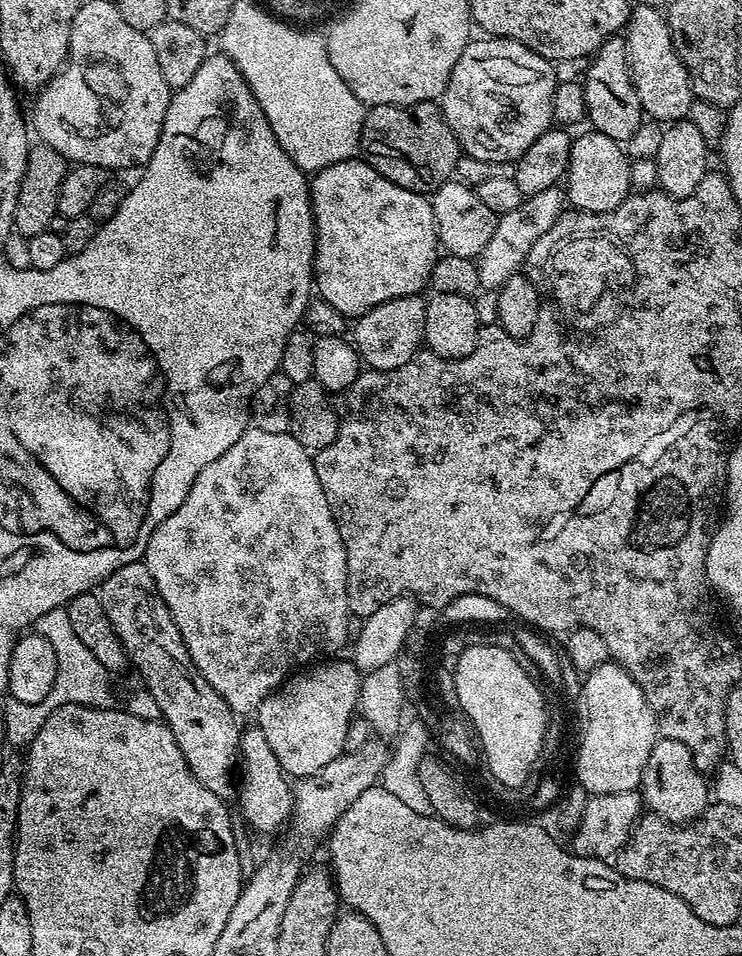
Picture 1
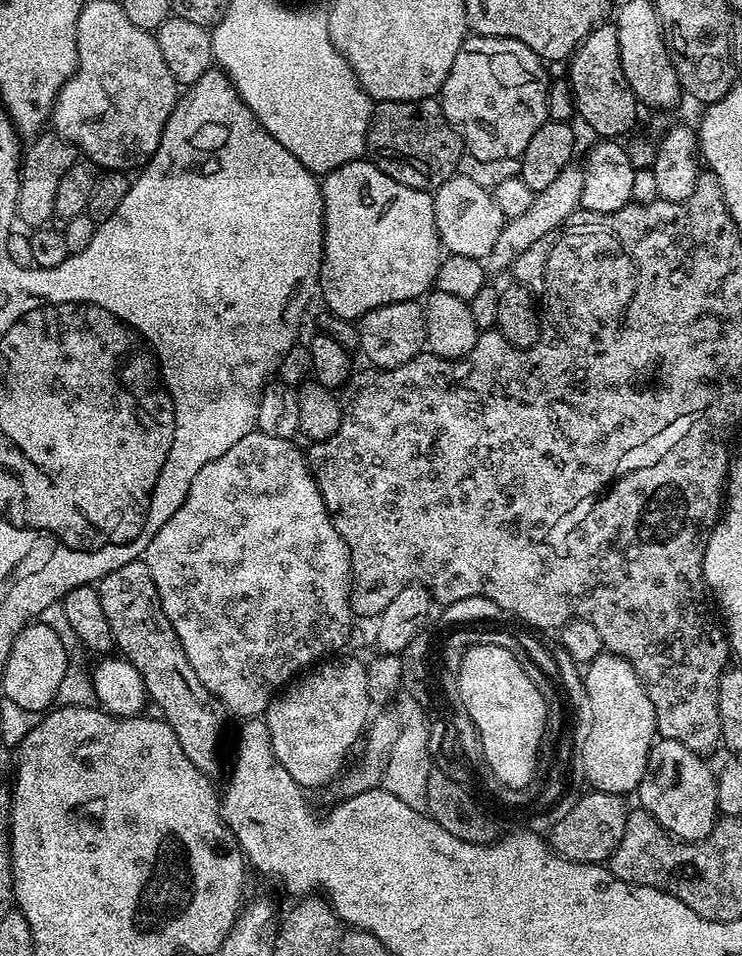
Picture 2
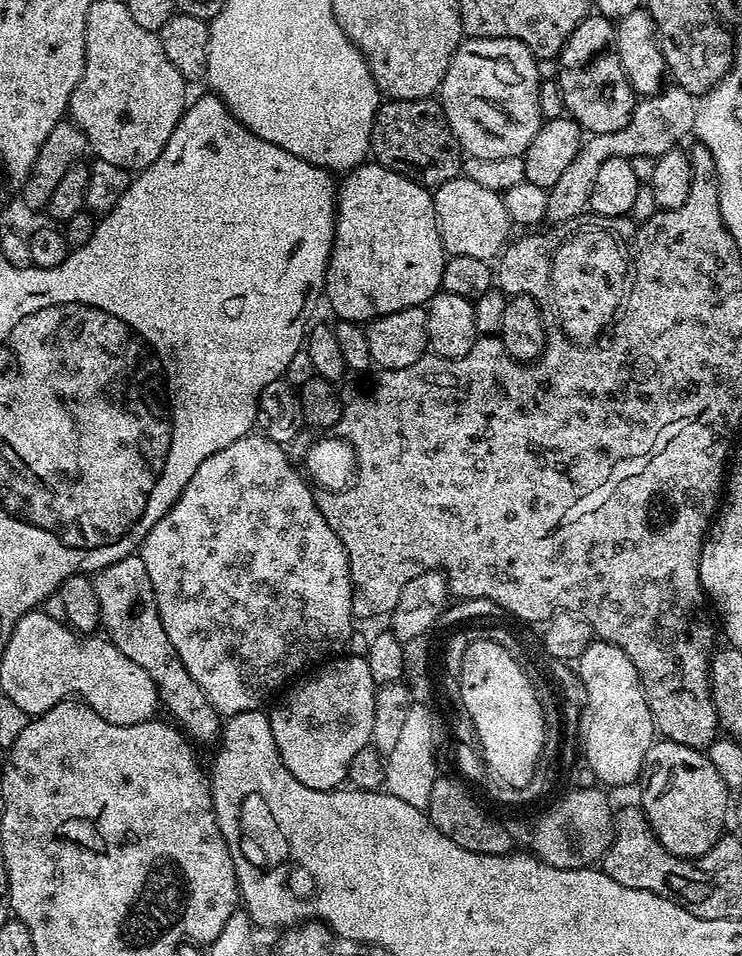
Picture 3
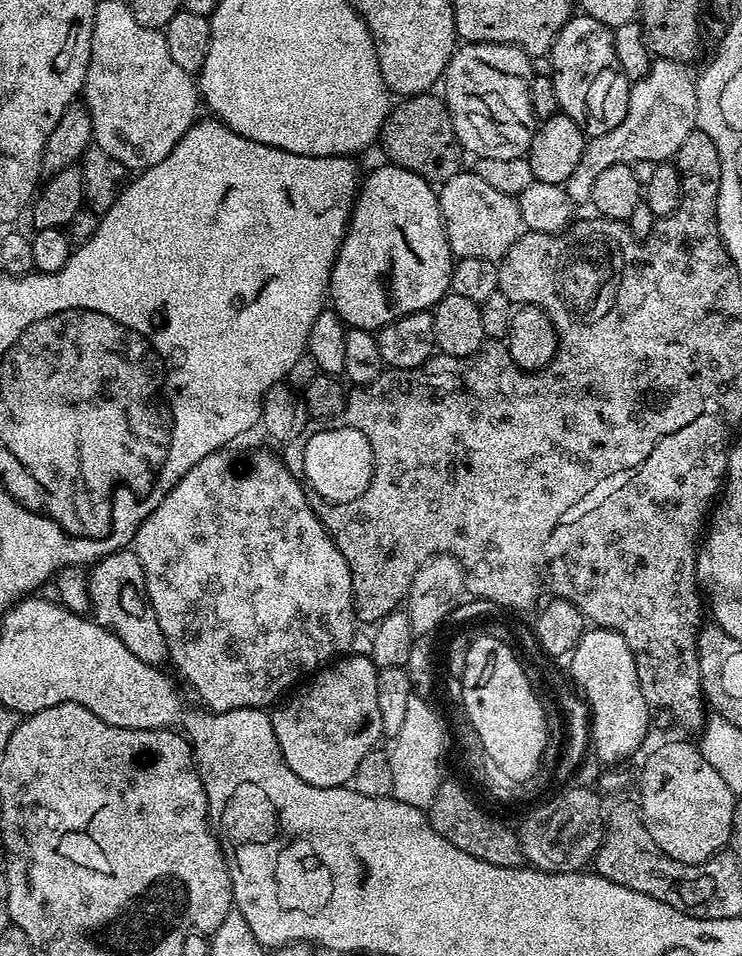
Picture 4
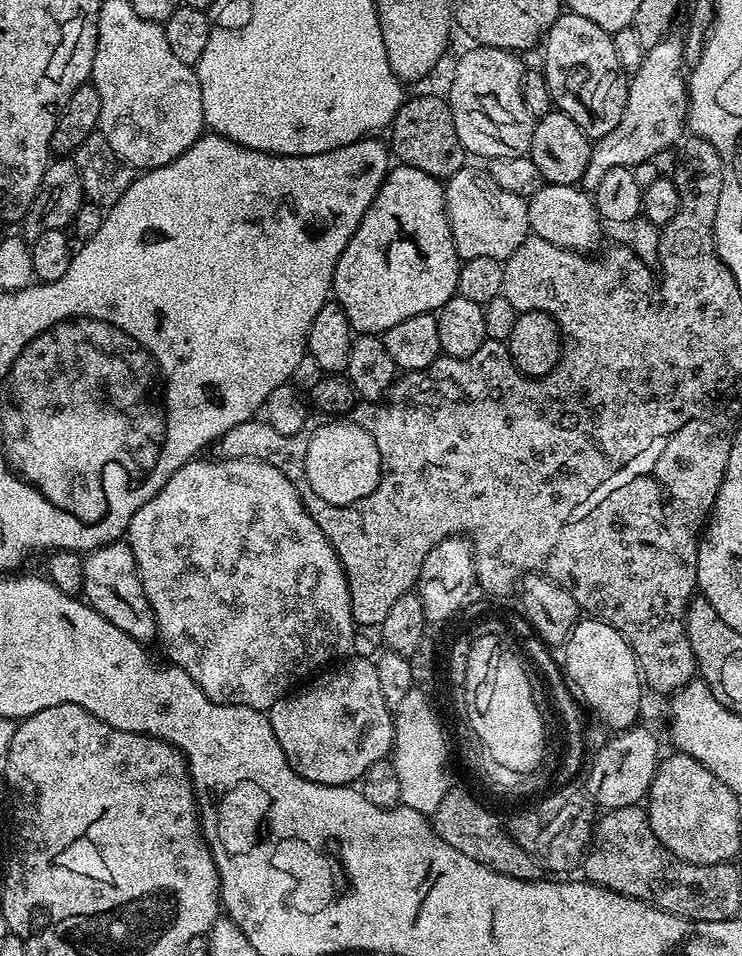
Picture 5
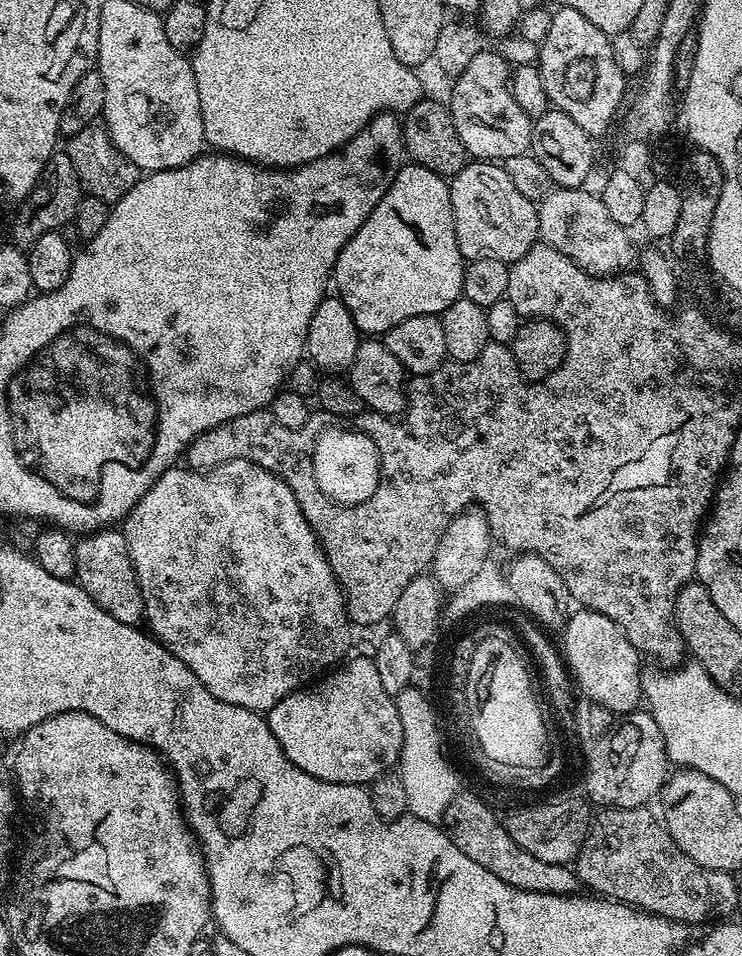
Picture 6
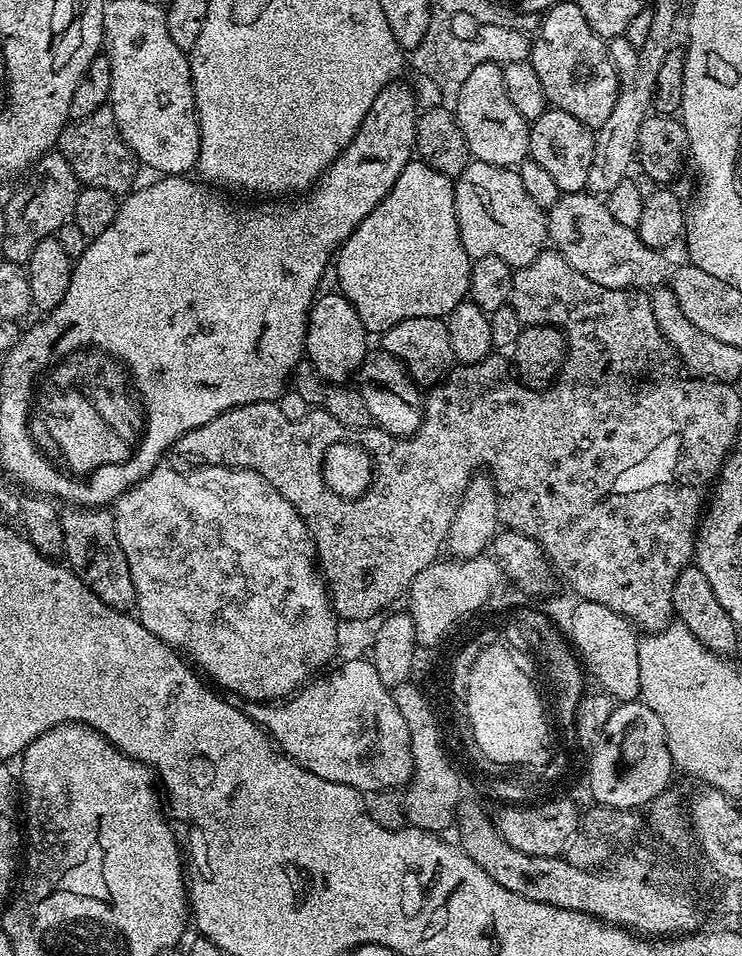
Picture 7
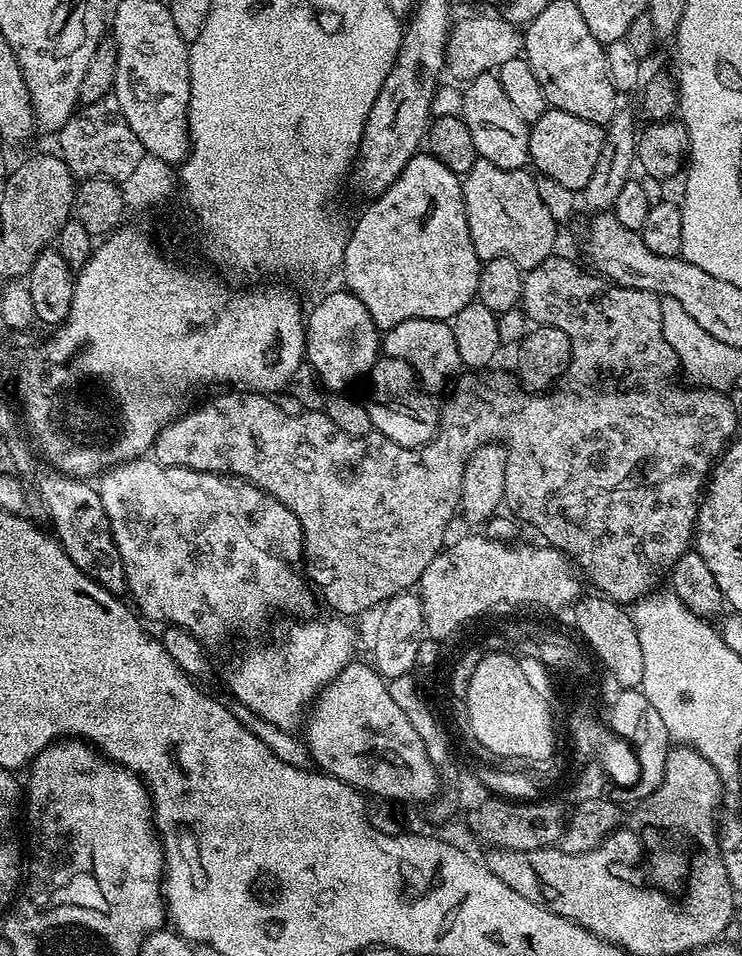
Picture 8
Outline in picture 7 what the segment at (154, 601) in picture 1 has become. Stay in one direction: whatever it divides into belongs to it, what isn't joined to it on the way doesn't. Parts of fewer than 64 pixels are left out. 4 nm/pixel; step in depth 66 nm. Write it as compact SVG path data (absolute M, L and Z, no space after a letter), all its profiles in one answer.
M72 506L65 508L59 515L62 534L65 536L63 559L67 567L71 568L78 578L82 578L82 582L90 586L90 590L94 590L94 594L98 594L98 598L102 598L106 606L117 608L120 612L135 609L134 578L130 578L126 554L122 546L118 546L115 515L104 506L84 506L79 510Z

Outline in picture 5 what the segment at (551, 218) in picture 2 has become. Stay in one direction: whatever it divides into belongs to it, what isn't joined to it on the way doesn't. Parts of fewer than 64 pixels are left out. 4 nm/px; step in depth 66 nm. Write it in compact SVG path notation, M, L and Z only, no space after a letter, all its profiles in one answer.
M672 32L645 51L636 72L631 73L627 92L626 110L610 134L592 144L590 162L584 171L583 187L595 190L602 182L602 174L615 168L634 167L653 161L670 146L675 147L685 135L688 116L688 89L686 65L683 60L681 33Z

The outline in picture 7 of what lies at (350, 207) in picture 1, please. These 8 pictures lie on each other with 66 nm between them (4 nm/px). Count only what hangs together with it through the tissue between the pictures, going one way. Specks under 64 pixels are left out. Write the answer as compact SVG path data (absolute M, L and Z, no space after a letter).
M419 158L409 160L398 174L398 182L362 218L360 225L350 234L345 244L340 246L334 260L336 280L340 295L358 310L362 326L369 334L383 334L390 326L406 322L406 318L426 318L427 316L447 317L454 306L465 303L470 286L472 257L466 254L462 238L458 234L456 217L456 190L453 177L434 170Z

